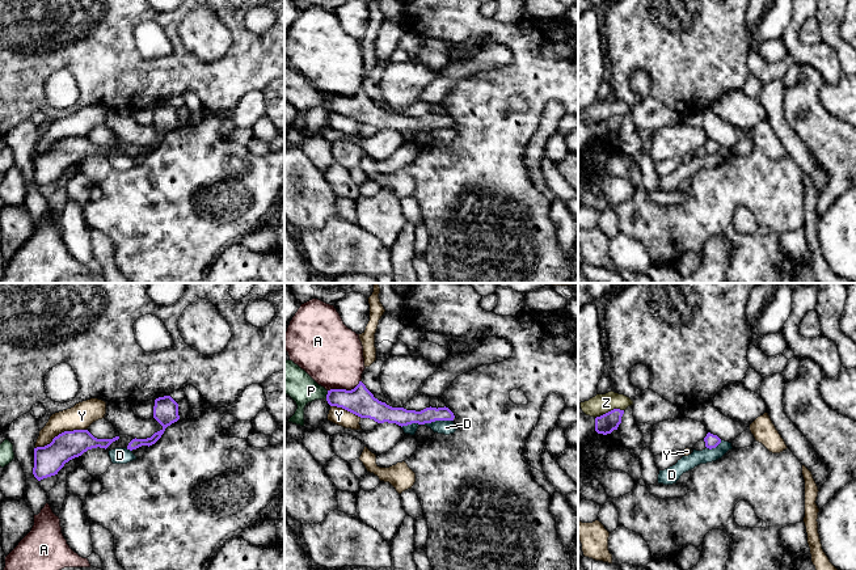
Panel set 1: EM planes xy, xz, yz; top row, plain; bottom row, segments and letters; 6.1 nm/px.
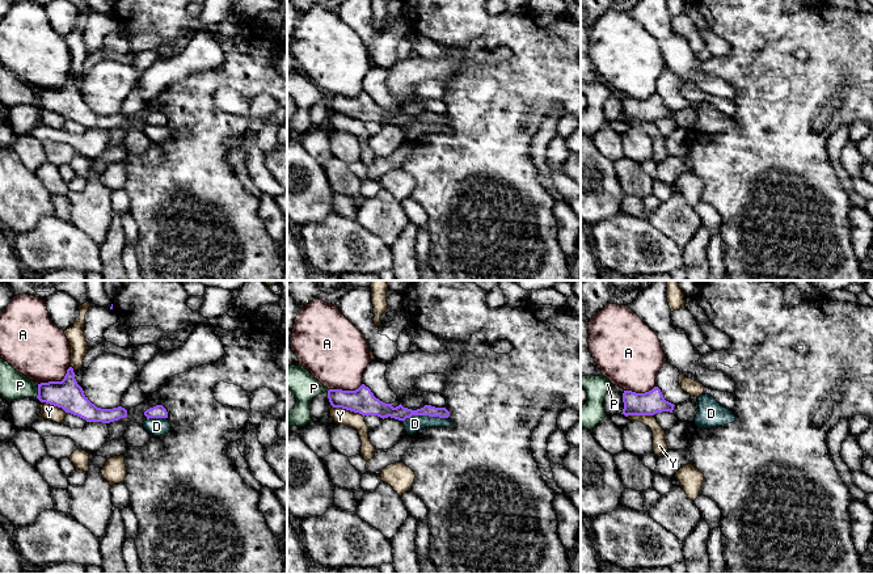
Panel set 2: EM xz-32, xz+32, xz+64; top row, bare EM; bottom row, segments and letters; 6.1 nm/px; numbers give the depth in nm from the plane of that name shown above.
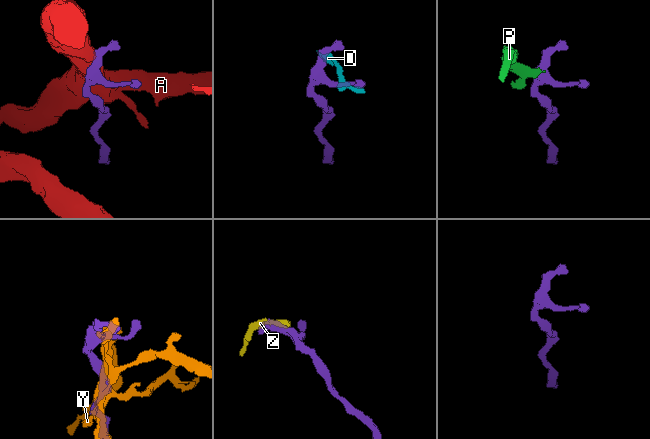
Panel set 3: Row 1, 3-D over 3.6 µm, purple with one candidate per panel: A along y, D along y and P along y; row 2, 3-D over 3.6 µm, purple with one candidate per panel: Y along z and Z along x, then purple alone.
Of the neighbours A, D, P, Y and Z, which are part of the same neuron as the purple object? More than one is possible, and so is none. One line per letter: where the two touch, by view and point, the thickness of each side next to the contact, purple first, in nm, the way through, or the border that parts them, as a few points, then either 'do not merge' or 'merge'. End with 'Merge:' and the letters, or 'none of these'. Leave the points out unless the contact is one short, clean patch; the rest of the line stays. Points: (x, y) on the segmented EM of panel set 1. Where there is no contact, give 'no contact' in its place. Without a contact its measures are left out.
A: xz (344, 389) | 170/380 nm | do not merge
D: xz (438, 419) | 110/90 nm | along xz (452, 419), (435, 419), (424, 423) | do not merge
P: xz (327, 395) | 170/190 nm | along xz (328, 391), (325, 398) | do not merge
Y: xy (62, 433) | 180/160 nm | do not merge
Z: yz (608, 412) | 120/120 nm | do not merge
Merge: none of these

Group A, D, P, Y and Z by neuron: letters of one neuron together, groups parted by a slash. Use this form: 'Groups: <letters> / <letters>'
Groups: A / D P Z / Y

